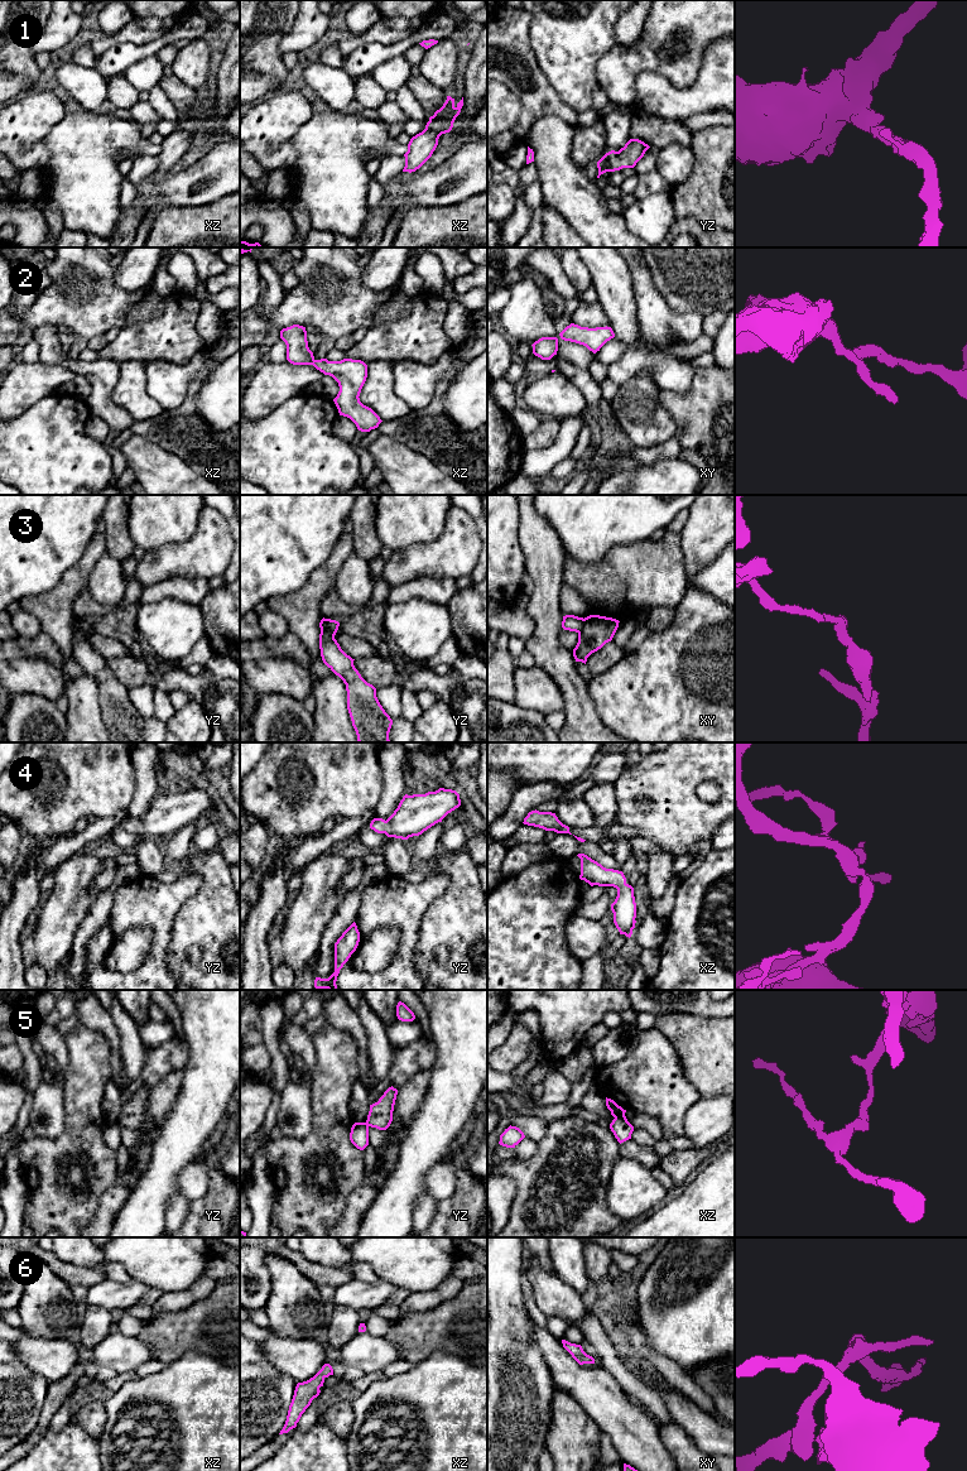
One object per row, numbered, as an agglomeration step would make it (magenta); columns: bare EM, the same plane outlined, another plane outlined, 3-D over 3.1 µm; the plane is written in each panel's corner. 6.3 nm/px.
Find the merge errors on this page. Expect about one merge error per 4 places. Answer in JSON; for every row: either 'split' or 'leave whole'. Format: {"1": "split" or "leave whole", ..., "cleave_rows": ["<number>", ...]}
{"1": "leave whole", "2": "leave whole", "3": "split", "4": "leave whole", "5": "split", "6": "leave whole", "cleave_rows": ["3", "5"]}

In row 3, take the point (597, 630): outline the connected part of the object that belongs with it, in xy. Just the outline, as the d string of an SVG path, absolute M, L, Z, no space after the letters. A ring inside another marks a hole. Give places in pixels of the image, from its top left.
M600 615L584 617L584 625L578 634L578 643L573 649L576 662L586 664L587 658L611 641L617 628L619 620Z

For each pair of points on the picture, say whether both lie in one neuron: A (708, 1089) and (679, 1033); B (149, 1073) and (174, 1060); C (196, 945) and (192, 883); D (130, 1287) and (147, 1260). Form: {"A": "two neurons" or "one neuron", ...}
{"A": "one neuron", "B": "one neuron", "C": "two neurons", "D": "two neurons"}

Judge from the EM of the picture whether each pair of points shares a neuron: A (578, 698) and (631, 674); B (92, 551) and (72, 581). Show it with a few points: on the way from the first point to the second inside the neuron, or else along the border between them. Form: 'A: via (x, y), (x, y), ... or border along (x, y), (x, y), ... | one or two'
A: border along (587, 678), (587, 690), (601, 720) | two
B: via (90, 558), (80, 573) | one

